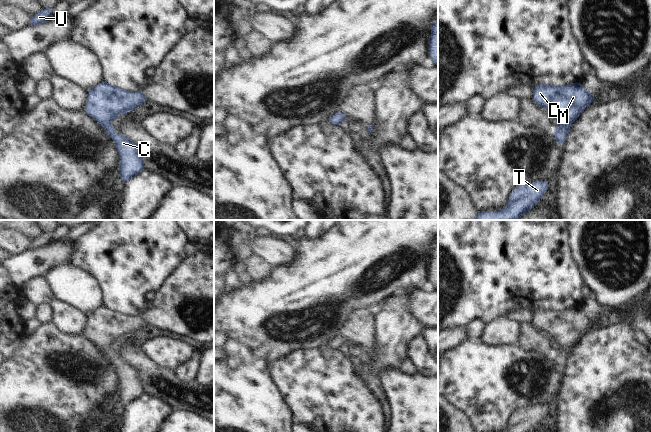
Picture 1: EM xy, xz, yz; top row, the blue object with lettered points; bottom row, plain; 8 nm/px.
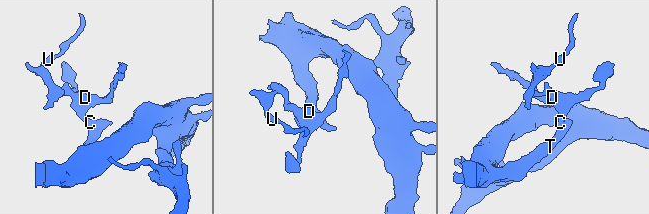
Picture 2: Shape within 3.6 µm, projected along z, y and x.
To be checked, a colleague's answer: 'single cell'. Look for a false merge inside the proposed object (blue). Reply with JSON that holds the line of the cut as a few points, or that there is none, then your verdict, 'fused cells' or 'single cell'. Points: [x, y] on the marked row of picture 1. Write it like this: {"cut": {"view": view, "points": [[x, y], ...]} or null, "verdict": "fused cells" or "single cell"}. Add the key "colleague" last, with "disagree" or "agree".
{"cut": null, "verdict": "single cell", "colleague": "agree"}

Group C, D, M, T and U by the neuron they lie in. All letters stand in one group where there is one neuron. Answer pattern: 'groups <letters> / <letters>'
groups C D M T U

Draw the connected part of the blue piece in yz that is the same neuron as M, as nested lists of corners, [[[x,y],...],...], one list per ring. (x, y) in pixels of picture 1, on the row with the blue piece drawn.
[[[580,82],[565,86],[537,84],[533,88],[533,101],[555,116],[559,127],[553,130],[559,145],[563,144],[570,131],[570,125],[581,112],[593,103],[596,95],[590,94]]]

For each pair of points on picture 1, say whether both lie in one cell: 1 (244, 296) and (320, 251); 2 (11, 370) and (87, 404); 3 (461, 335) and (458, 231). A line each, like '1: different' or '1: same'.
1: same
2: same
3: different

